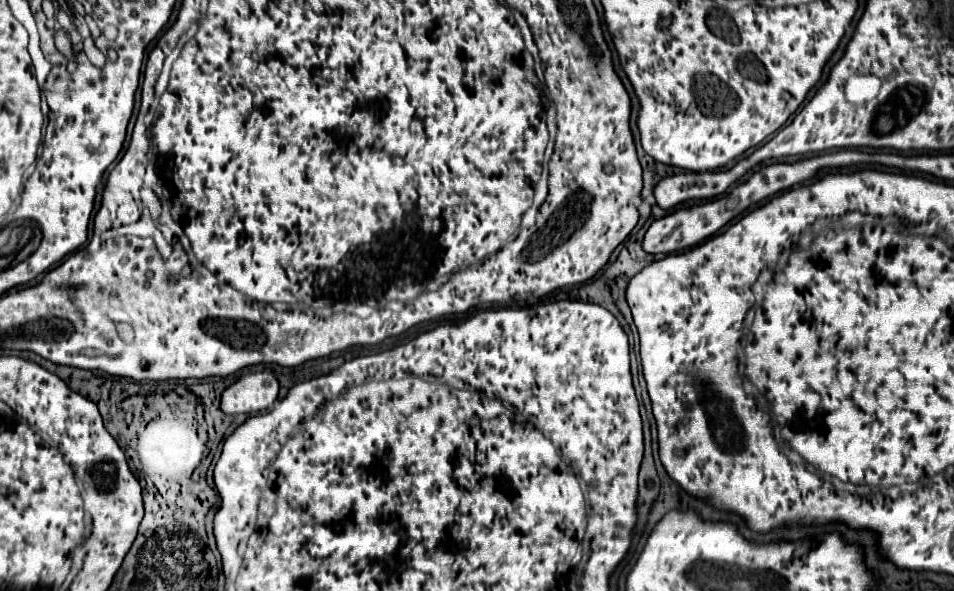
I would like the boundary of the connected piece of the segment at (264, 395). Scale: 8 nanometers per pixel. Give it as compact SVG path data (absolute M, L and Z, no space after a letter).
M250 372L230 384L222 394L222 410L226 414L252 414L272 406L280 390L272 372Z

